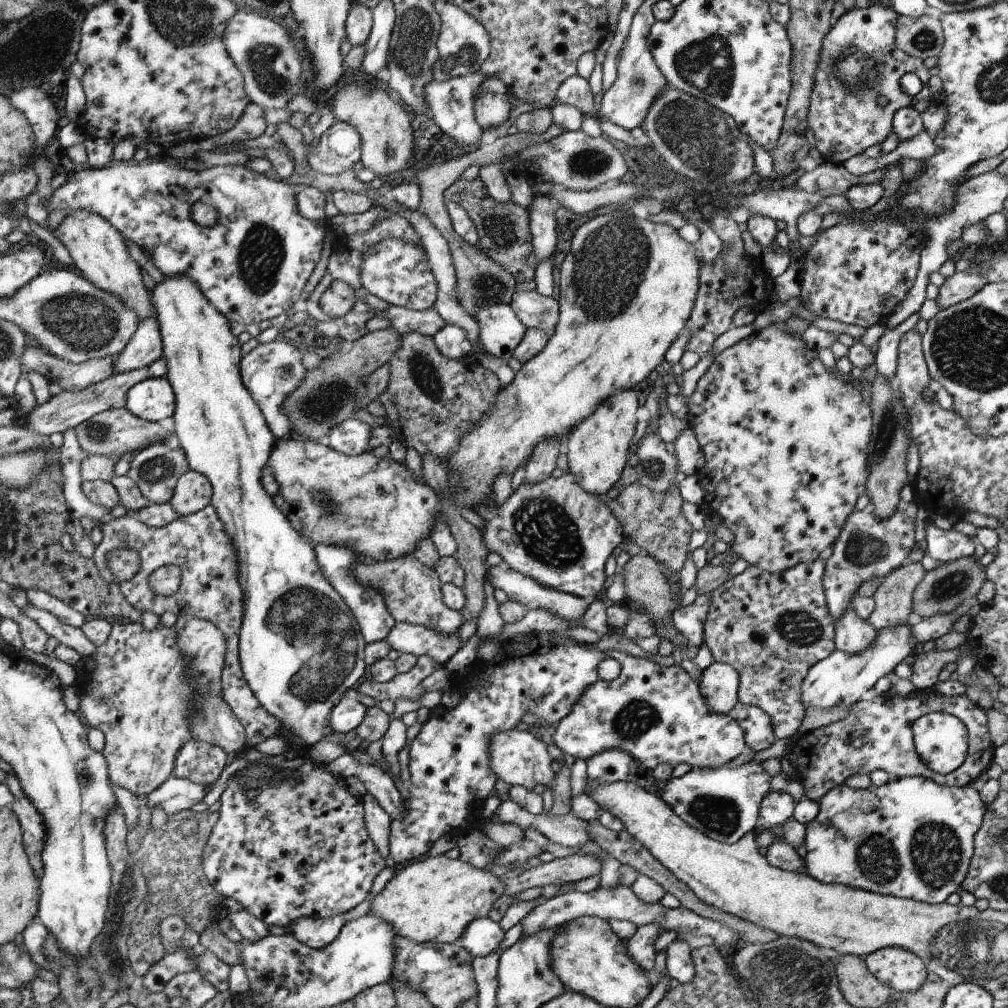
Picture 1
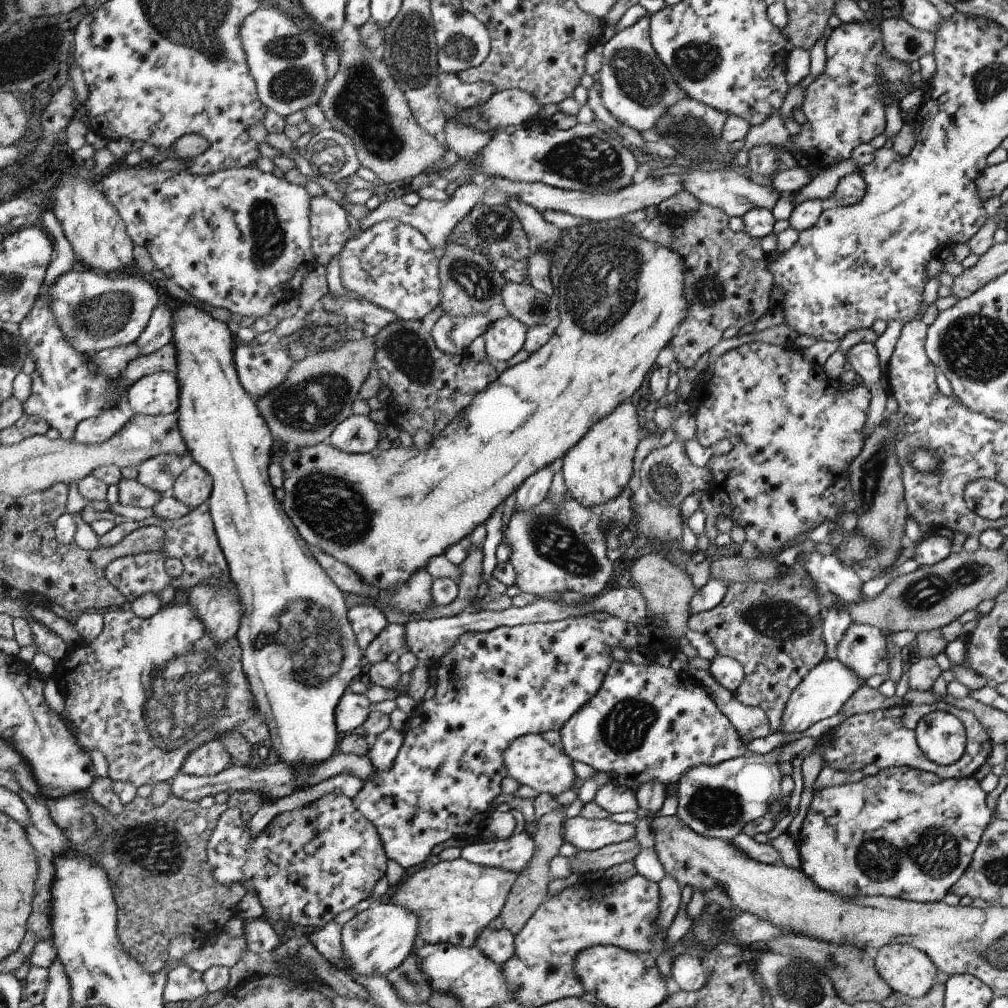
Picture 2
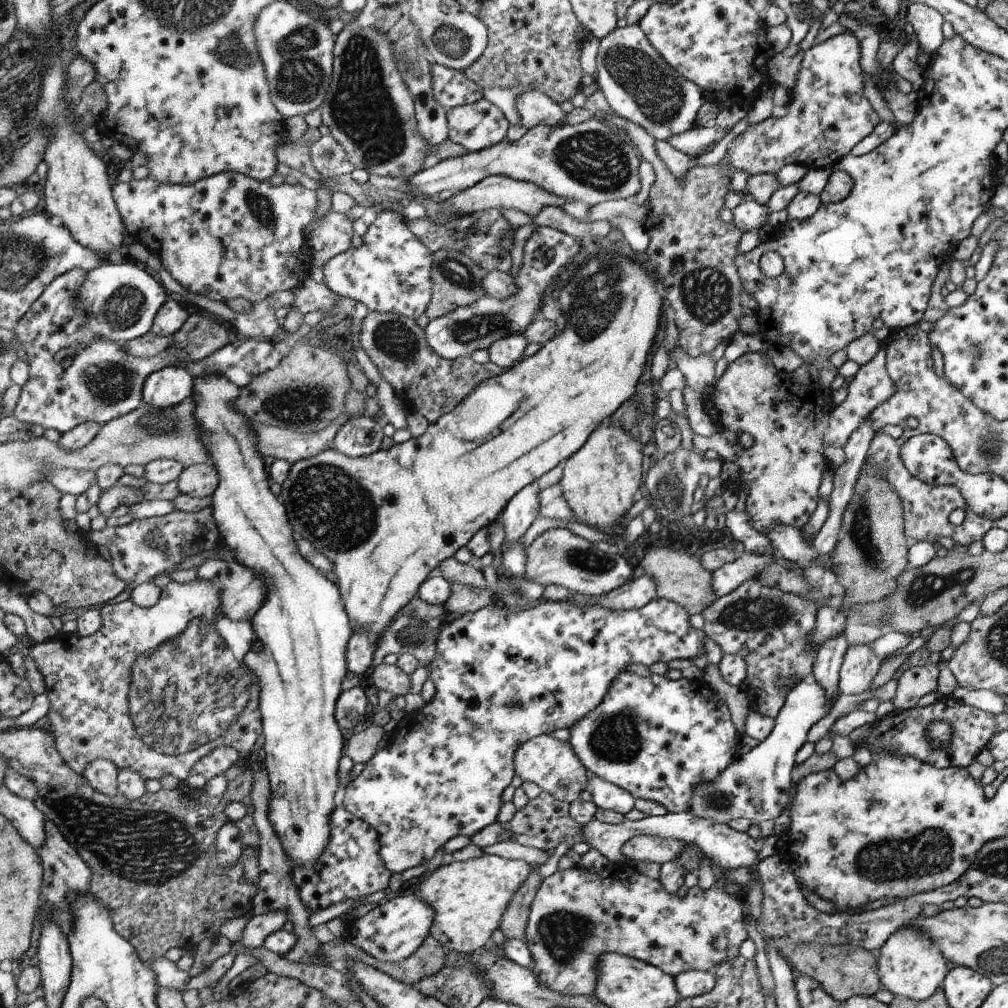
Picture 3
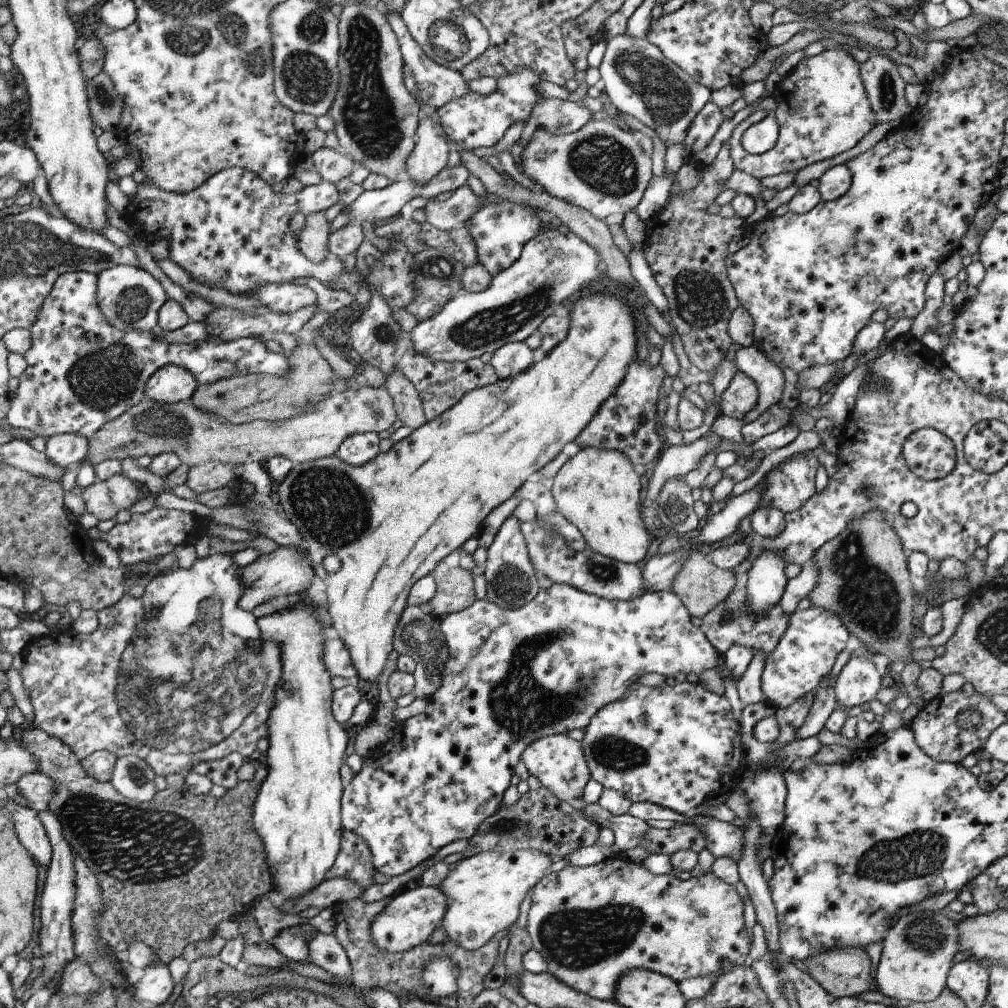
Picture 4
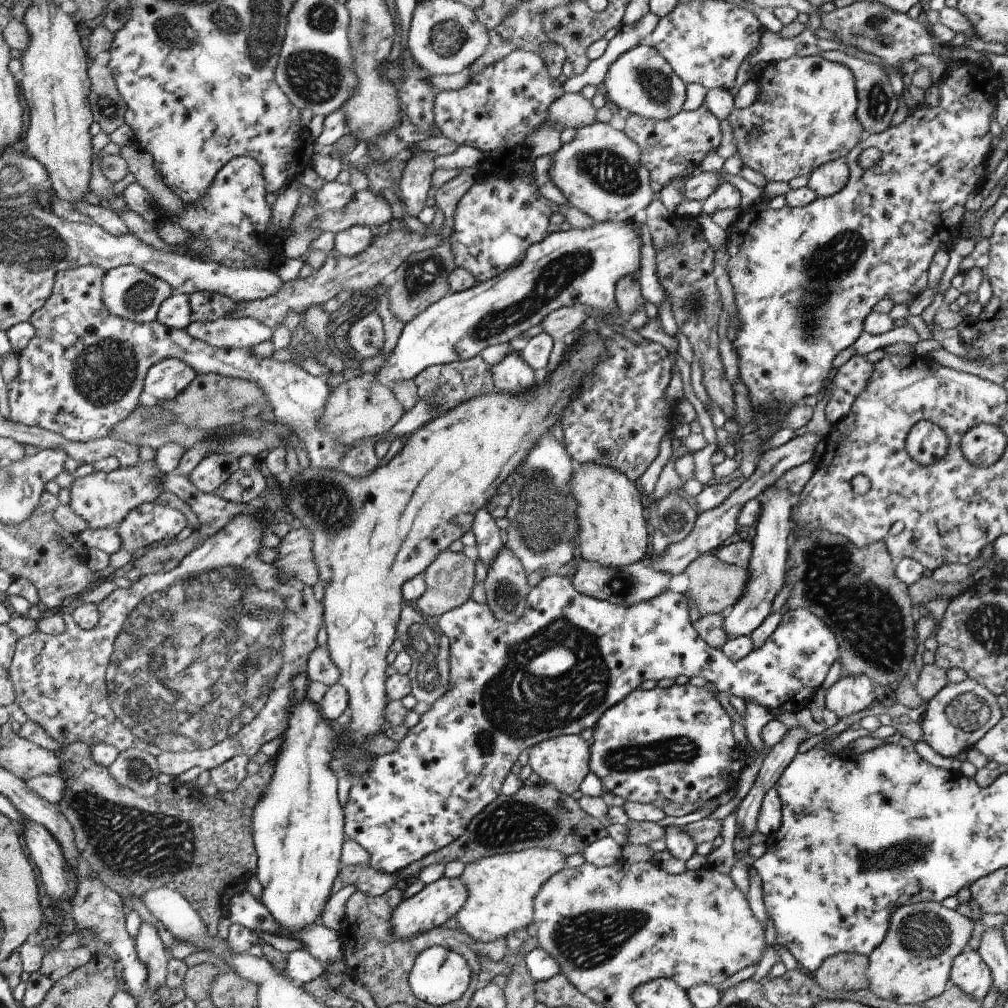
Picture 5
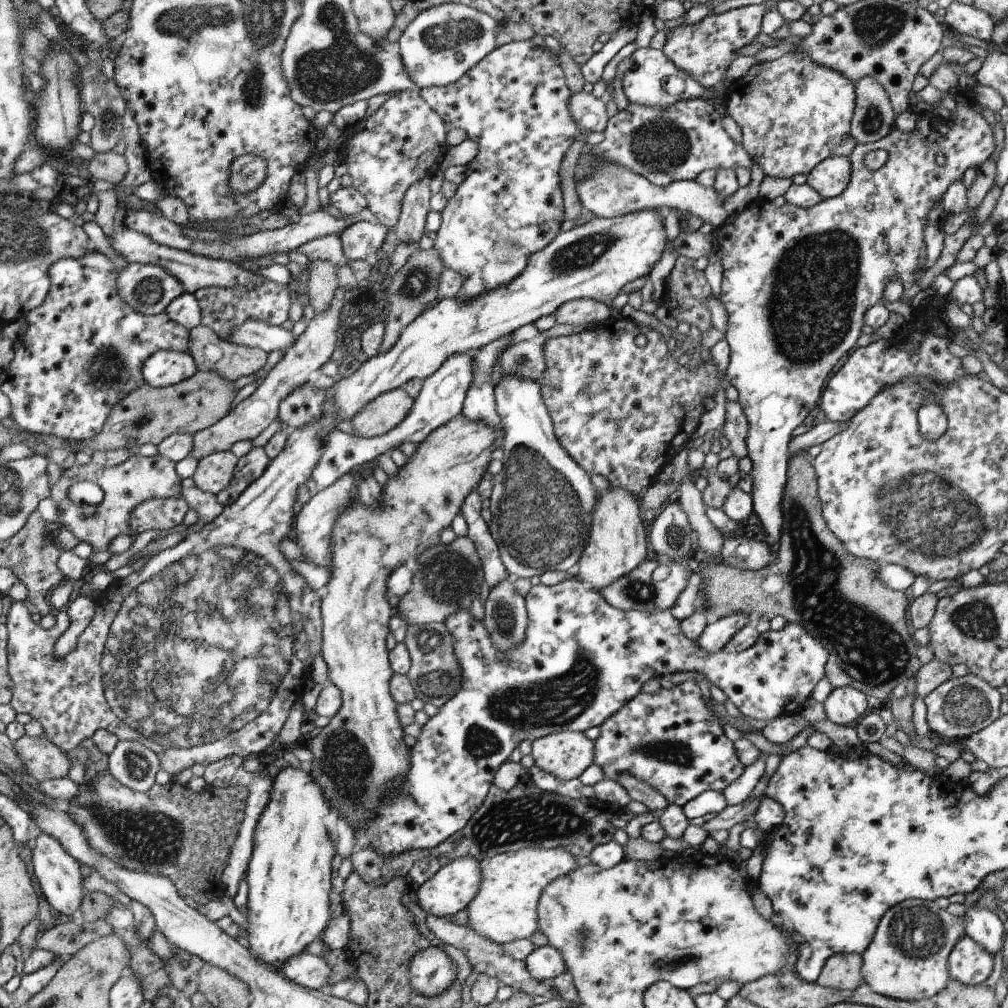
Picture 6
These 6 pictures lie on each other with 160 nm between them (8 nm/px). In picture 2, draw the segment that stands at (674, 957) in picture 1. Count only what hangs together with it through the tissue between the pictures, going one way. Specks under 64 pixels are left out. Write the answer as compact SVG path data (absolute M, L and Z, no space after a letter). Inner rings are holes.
M688 953L675 956L671 966L671 977L682 990L694 992L703 987L707 974L700 957Z

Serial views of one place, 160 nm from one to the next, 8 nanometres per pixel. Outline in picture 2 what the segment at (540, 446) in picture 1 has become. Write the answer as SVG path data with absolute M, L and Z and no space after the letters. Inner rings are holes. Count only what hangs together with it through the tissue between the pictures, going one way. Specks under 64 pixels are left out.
M548 465L530 475L515 492L517 496L515 508L527 509L541 503L550 490L553 474L553 468Z

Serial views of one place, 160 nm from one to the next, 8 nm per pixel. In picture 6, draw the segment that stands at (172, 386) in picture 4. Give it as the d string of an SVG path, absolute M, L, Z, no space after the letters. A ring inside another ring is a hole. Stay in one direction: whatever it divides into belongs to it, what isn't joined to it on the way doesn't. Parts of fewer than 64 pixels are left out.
M161 350L144 366L145 382L154 388L169 387L197 374L197 363L191 354Z

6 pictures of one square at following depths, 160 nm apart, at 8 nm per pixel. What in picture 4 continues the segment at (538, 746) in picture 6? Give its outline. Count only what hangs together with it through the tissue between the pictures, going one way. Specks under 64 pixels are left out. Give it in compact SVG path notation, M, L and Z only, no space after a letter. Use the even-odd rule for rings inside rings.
M555 734L542 737L525 748L521 758L524 766L532 776L536 776L542 783L542 787L550 789L556 798L562 802L568 802L570 806L582 810L582 798L584 787L590 780L590 769L588 761L585 758L584 745L580 741L565 734Z

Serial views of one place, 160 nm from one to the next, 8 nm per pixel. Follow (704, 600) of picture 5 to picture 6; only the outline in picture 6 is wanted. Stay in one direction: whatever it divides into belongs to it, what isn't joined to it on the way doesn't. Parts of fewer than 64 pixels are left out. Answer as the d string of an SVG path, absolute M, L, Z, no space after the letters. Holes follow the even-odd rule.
M807 452L798 453L789 460L787 483L782 497L782 530L778 542L777 557L774 562L758 571L740 570L719 560L697 558L695 569L702 574L703 594L708 600L709 623L734 614L760 614L771 620L783 616L788 623L800 623L830 653L825 676L836 687L857 688L869 698L887 703L892 690L898 684L906 685L919 671L920 660L916 655L918 643L908 632L906 608L909 600L904 591L888 588L879 578L880 564L854 556L846 545L827 527L822 516L822 503L817 493L816 475Z

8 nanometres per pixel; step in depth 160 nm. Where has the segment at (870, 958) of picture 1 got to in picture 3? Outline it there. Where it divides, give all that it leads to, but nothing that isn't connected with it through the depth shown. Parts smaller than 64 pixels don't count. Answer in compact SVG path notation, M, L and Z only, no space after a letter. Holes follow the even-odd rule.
M911 926L893 932L877 952L879 979L882 988L894 995L915 1001L930 998L948 974L946 959L939 948Z

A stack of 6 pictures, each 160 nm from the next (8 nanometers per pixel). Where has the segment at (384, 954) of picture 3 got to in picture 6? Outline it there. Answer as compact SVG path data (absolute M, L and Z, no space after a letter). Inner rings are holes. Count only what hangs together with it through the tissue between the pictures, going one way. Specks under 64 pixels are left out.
M472 857L456 859L423 884L412 888L412 895L427 915L435 917L453 917L456 912L464 910L476 898L481 888L480 860Z

